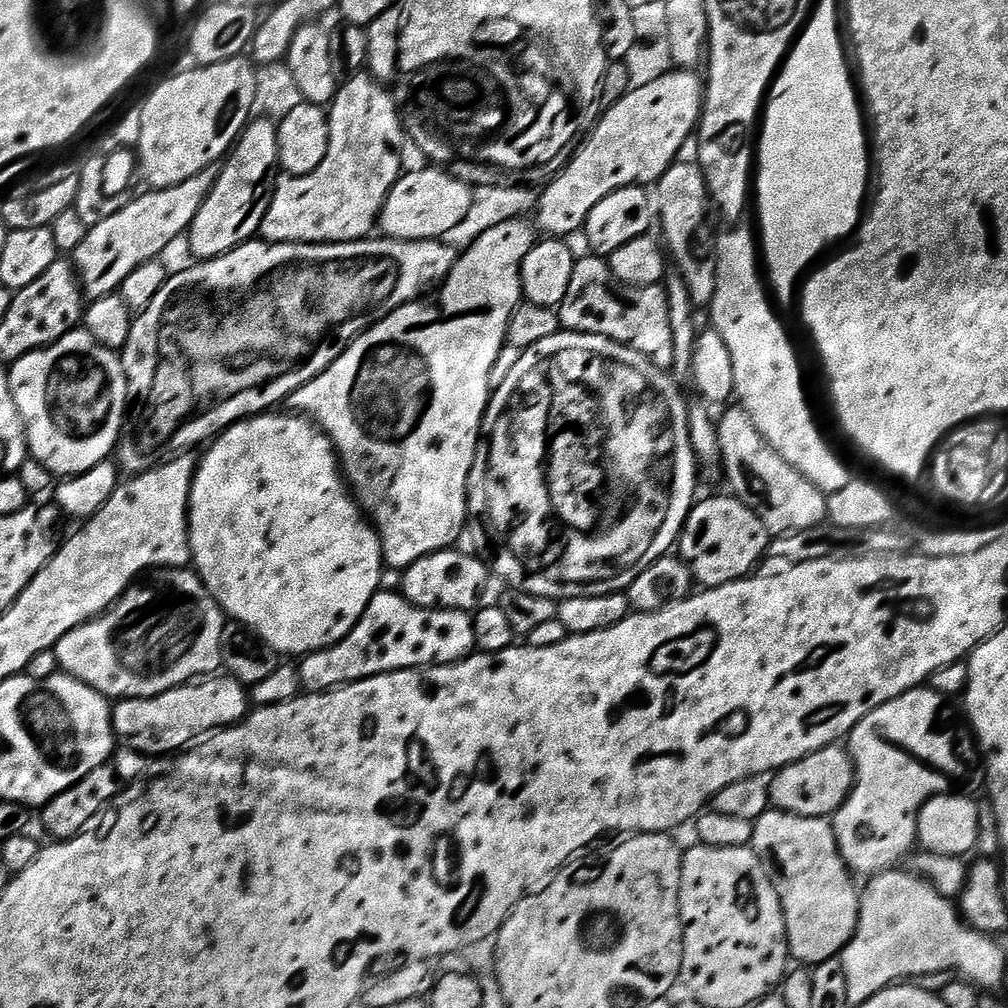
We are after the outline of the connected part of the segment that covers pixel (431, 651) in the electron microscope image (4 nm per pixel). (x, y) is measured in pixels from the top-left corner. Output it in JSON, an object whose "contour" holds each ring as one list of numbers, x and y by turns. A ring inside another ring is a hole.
{"contour":[[379,591,346,638,320,652,310,652,299,661,300,686,305,693,331,692,344,684,403,668,456,664,473,655,475,648,474,622,467,611,459,608,419,608,399,591]]}

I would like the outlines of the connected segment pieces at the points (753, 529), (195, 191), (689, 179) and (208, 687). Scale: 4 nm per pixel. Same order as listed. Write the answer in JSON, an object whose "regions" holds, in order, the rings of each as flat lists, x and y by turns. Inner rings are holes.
{"regions":[[[735,494,727,495,712,496,693,504,680,532,678,555,688,565,693,581,701,589,745,579,755,569,752,567,760,559,765,559,770,543,770,534,758,514]],[[210,167,194,174,194,178,186,178,186,182,178,182,178,186,147,190,141,196,133,195,128,206,89,227,86,238,82,238,82,246,78,246,74,253,74,263,85,297,93,301,113,295,122,282,126,282,126,278,138,270,138,266,163,257,163,252,191,228,198,210,202,210,202,202,206,202,214,186,216,174,217,169]],[[677,162,669,166,666,174,662,174,662,178,654,185,654,204,658,209,658,228,664,231,663,243,670,253,671,263,672,260,676,263,675,271,686,282,686,290,690,290,693,305,711,305,714,290,718,286,716,240,708,225,710,197,699,164]],[[216,674,163,692,160,696,152,696,149,700,119,701,112,710,112,728,123,747,143,752,149,758,167,757,187,749,195,741,192,740,195,736,204,738,221,728,239,724,249,711,249,689,227,674]]]}

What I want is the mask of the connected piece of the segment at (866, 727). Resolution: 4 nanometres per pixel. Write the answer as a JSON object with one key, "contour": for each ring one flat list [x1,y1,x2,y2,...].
{"contour":[[930,686,912,688,866,714,866,718,848,733,846,747,856,768,856,782,830,823,848,871,857,877,871,878,879,872,895,869,899,865,896,863,917,847,918,813,927,800,973,791,976,775,982,772,982,756,971,727,952,704,955,703,949,697,938,694]]}

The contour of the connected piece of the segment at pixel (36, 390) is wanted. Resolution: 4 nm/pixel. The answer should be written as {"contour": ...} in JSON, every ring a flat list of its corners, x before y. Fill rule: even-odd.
{"contour":[[88,331,67,332,58,342,11,361,8,381,10,394,14,394,14,406,18,406,24,423,24,437,28,440,31,459,42,462,53,477,77,476,115,453,130,411,128,379,119,355,99,344]]}

